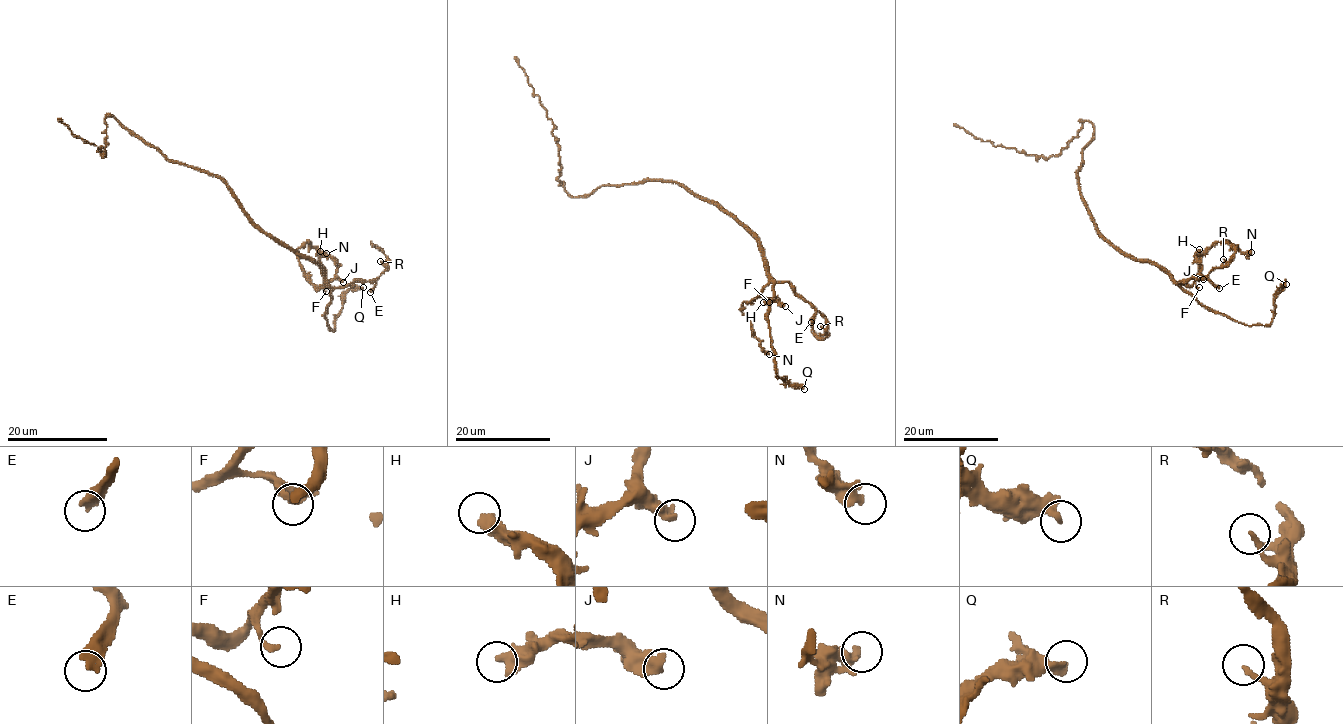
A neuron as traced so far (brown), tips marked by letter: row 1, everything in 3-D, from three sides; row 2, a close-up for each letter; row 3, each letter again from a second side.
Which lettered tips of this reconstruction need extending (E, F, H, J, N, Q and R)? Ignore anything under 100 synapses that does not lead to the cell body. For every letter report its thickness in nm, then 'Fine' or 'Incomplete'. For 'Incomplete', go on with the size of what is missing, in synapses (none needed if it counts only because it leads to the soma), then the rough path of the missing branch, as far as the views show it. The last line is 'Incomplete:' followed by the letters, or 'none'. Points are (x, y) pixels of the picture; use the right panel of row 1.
E: Thickness 380 nm. Incomplete. Roughly 130 synapses. Course of what is missing: (1219, 288), (1230, 300), (1246, 300), (1267, 272)
F: Thickness 180 nm. Fine
H: Thickness 440 nm. Fine
J: Thickness 440 nm. Fine
N: Thickness 460 nm. Fine
Q: Thickness 260 nm. Fine
R: Thickness 150 nm. Fine
Incomplete: E

